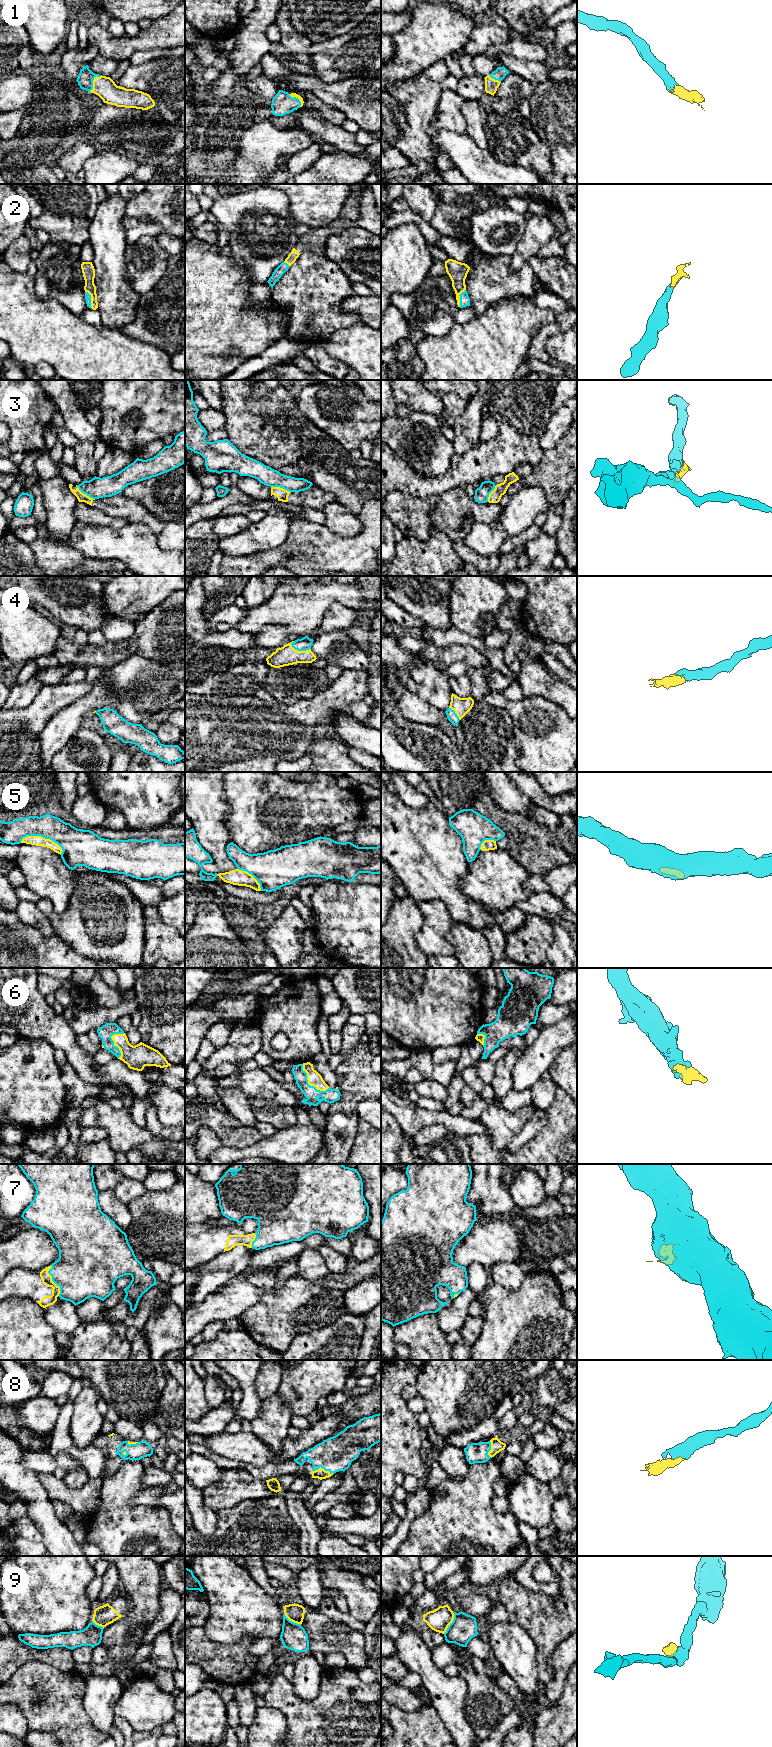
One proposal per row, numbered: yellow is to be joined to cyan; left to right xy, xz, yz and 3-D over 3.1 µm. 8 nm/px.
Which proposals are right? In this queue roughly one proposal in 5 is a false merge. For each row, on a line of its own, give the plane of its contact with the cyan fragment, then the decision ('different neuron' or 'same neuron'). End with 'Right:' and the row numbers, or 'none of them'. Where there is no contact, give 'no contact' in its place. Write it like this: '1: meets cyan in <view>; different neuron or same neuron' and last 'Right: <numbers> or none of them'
1: meets cyan in xy; same neuron
2: meets cyan in xy; same neuron
3: meets cyan in xy; different neuron
4: meets cyan in xz; same neuron
5: meets cyan in xy; different neuron
6: meets cyan in xz; same neuron
7: meets cyan in xy; same neuron
8: meets cyan in xz; same neuron
9: meets cyan in yz; different neuron
Right: 1, 2, 4, 6, 7, 8

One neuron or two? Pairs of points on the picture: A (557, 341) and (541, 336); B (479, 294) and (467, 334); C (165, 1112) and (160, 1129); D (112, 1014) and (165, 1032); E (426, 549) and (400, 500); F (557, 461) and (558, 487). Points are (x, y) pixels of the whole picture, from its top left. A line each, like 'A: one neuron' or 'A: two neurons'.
A: two neurons
B: two neurons
C: two neurons
D: two neurons
E: two neurons
F: one neuron

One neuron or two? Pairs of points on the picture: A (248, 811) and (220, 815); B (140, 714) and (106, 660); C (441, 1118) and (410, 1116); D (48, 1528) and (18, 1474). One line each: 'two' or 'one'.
A: two
B: two
C: one
D: one

